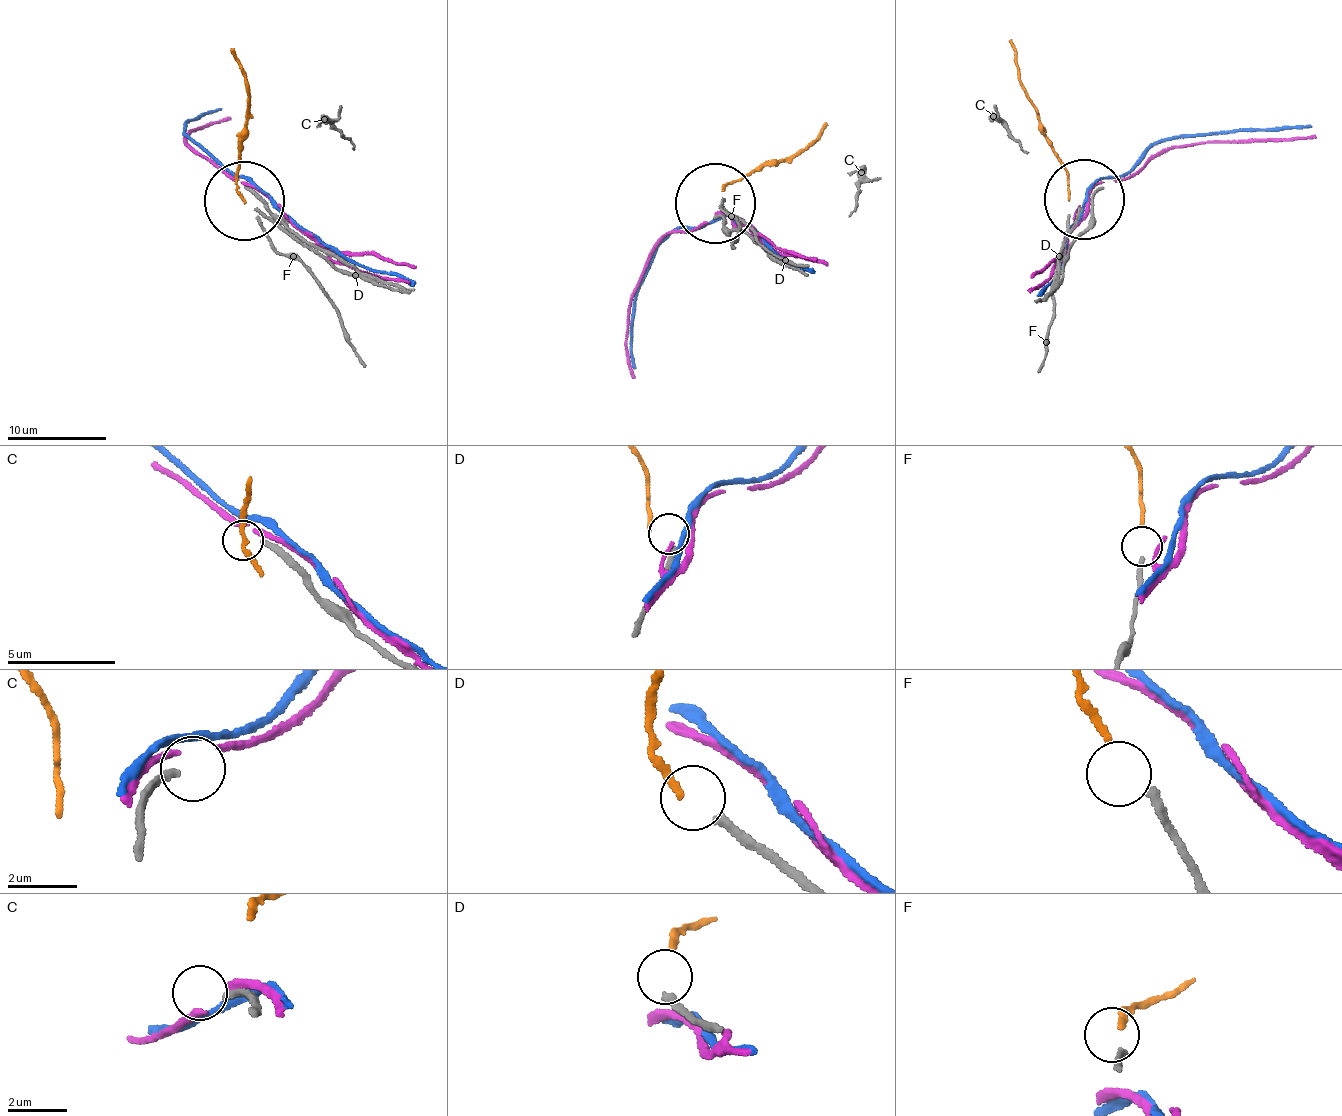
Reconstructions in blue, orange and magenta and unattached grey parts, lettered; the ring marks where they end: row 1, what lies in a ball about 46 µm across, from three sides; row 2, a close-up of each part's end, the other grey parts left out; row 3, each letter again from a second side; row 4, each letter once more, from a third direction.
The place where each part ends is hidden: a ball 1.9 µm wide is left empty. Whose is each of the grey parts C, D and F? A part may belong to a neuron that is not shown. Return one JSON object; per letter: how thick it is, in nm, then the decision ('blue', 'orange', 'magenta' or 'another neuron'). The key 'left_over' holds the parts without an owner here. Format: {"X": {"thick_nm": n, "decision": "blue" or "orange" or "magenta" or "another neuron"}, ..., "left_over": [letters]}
{"C": {"thick_nm": 240, "decision": "another neuron"}, "D": {"thick_nm": 280, "decision": "another neuron"}, "F": {"thick_nm": 240, "decision": "orange"}, "left_over": ["C", "D"]}

